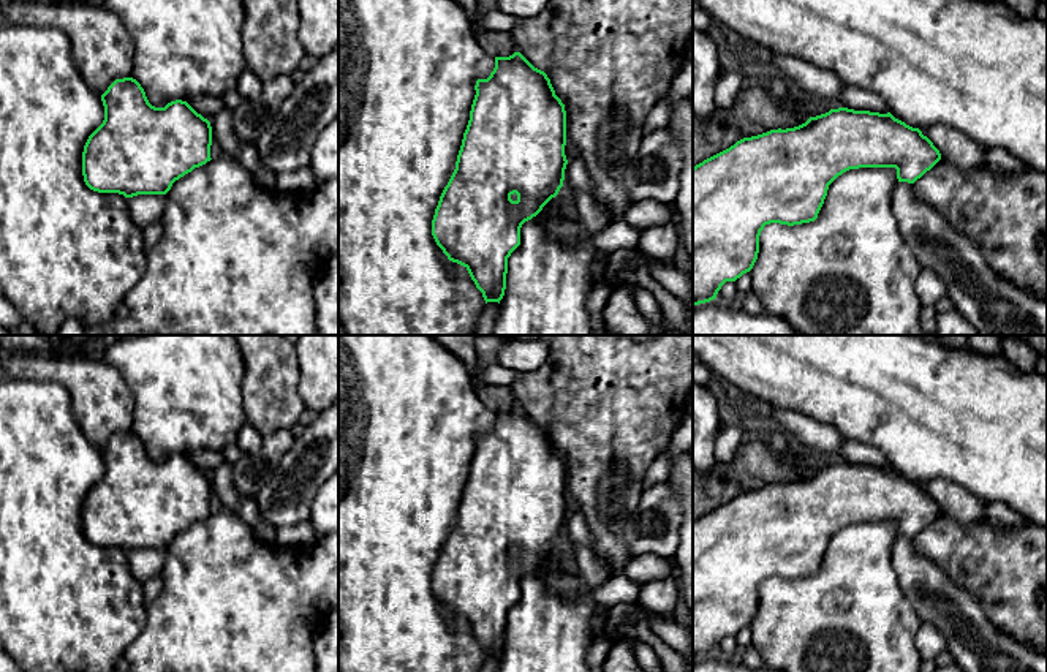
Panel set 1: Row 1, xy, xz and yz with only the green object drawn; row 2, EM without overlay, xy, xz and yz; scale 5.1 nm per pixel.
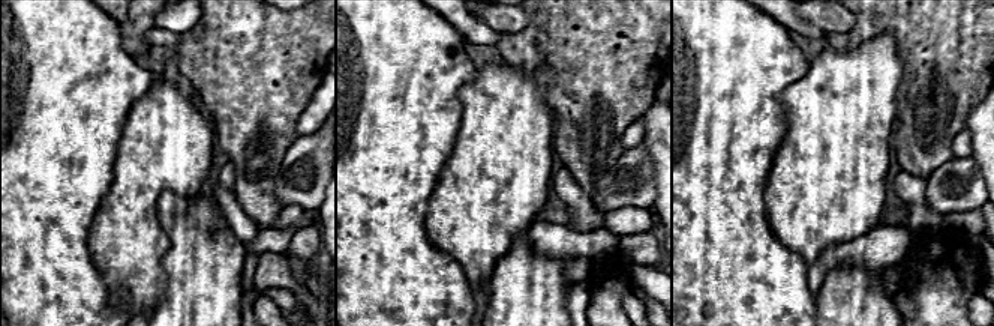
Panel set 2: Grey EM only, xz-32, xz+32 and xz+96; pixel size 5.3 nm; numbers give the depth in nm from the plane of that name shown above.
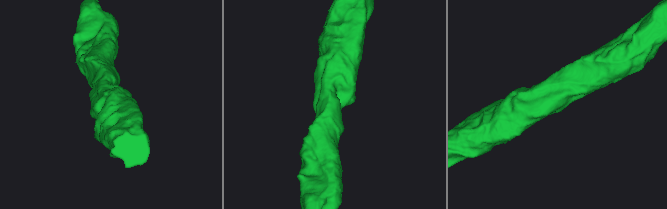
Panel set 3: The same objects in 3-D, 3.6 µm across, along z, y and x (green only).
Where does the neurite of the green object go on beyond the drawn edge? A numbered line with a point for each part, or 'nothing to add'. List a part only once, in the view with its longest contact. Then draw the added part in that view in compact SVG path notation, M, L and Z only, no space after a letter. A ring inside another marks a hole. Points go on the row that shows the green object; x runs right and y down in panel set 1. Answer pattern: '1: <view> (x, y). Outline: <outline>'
nothing to add

